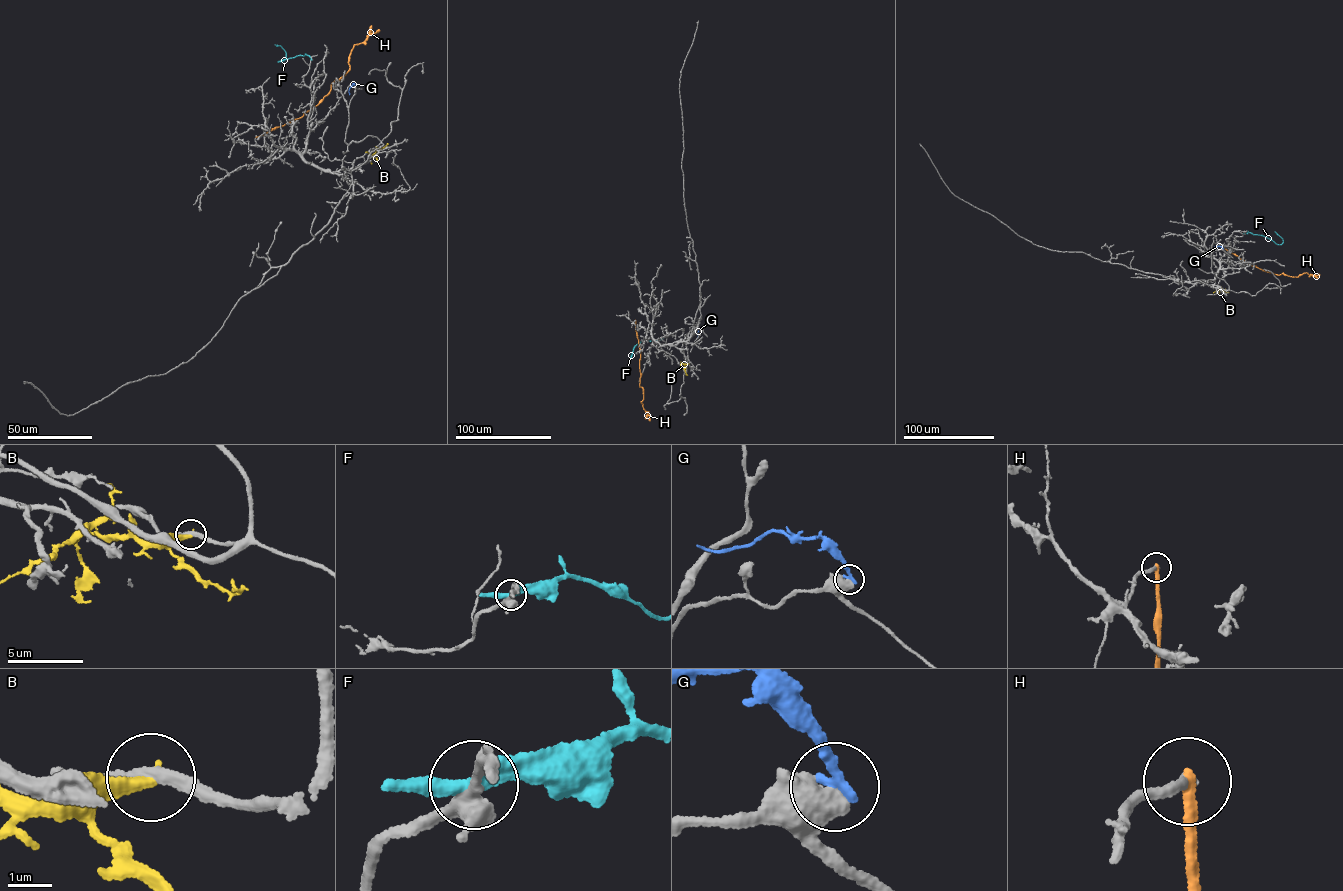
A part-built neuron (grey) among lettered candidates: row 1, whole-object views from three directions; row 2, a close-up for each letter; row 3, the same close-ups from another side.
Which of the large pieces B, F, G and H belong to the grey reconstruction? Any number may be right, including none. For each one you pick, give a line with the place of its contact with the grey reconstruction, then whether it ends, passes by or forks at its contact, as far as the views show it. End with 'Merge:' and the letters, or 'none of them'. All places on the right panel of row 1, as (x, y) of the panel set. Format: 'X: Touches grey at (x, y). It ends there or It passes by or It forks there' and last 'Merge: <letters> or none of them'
Merge: none of them

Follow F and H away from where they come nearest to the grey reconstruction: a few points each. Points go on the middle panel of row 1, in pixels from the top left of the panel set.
F: (669, 335), (659, 340), (640, 341), (634, 347), (630, 359), (634, 345)
H: (635, 320), (640, 353), (639, 386), (643, 389), (641, 401), (649, 420)

